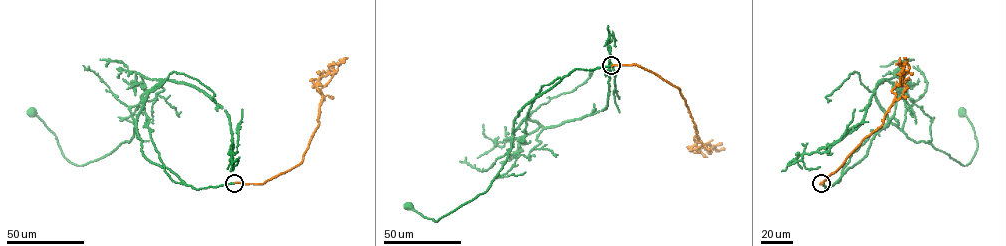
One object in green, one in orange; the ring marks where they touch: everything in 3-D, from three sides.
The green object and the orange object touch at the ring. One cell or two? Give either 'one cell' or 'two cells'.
one cell

